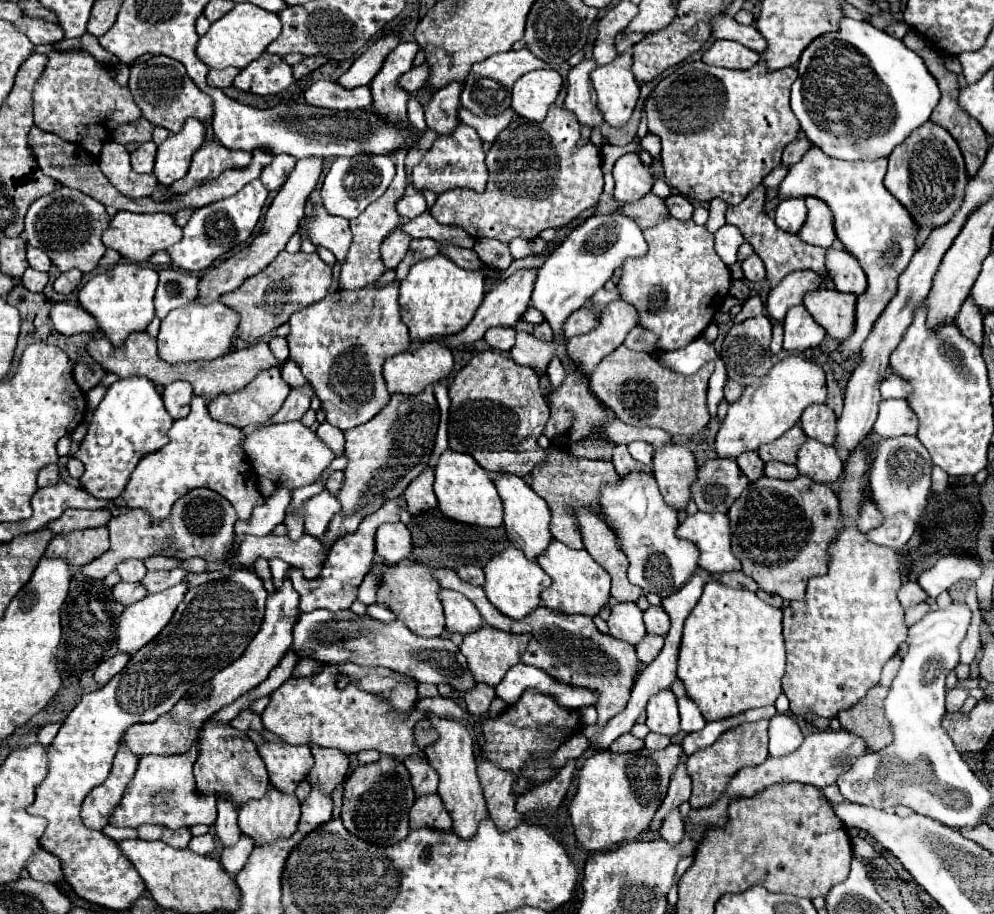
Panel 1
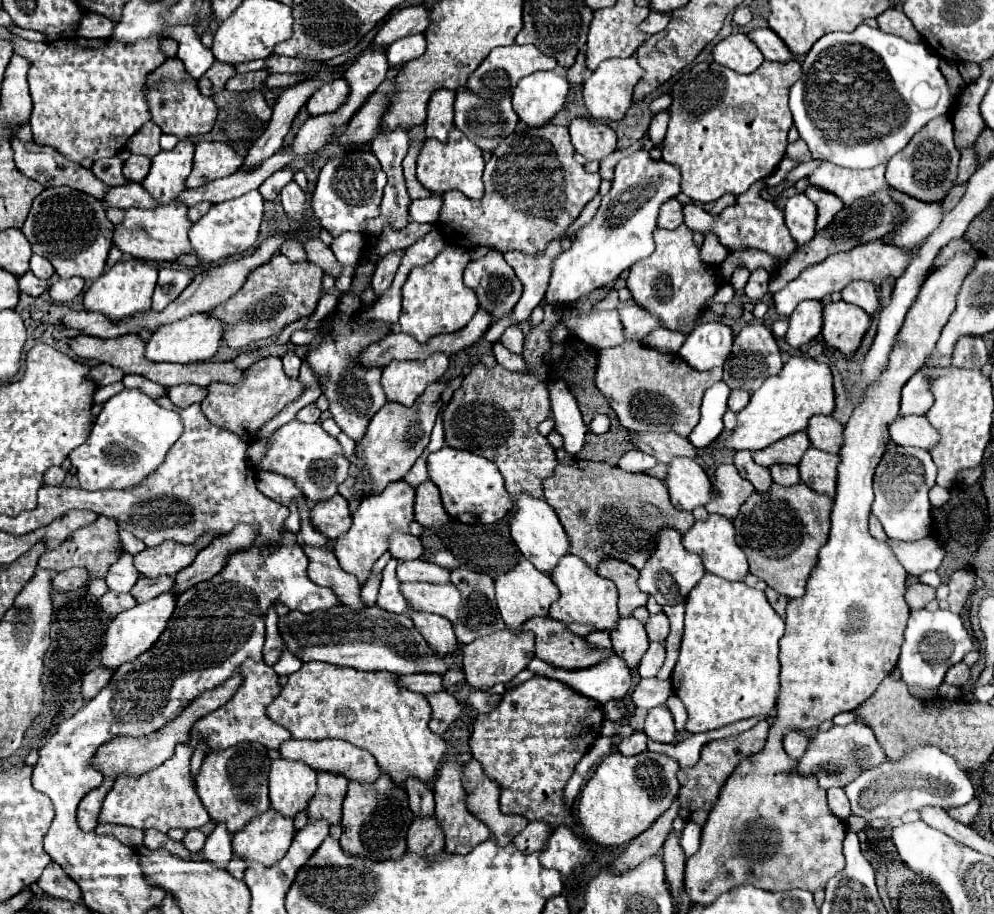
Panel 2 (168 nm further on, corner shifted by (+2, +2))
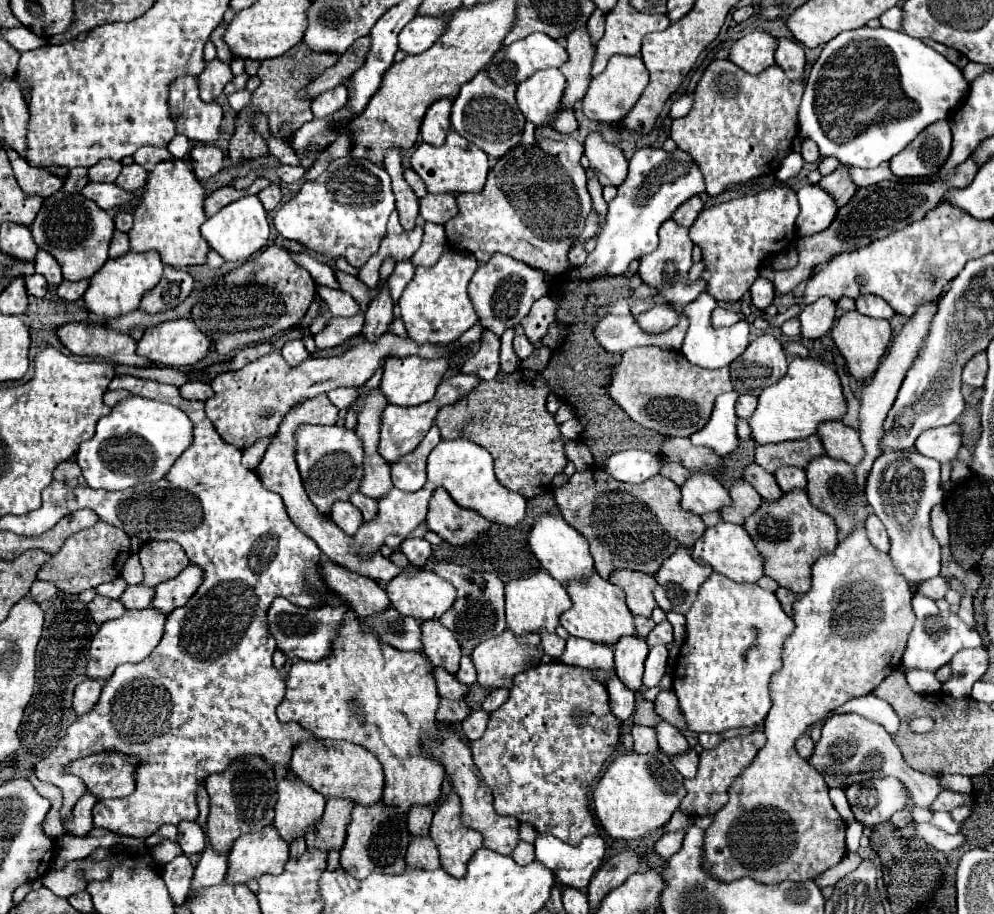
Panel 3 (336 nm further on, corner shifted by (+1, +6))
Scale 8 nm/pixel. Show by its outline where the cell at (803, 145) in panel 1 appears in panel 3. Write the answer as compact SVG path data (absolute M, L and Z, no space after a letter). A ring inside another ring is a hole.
M804 140L802 142L802 158L806 160L806 162L816 162L818 158L820 158L820 154L818 154L818 148L816 148L816 144L812 144L812 140Z

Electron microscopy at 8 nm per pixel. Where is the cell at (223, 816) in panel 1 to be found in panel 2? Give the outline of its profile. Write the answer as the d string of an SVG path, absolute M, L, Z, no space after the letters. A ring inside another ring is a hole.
M217 824L211 836L207 838L205 848L203 848L203 858L207 862L217 864L217 868L221 870L227 868L227 862L233 858L233 850L231 850L231 836L225 824Z

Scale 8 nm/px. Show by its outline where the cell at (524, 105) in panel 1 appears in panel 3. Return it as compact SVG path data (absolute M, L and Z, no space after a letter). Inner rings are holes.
M558 68L536 70L530 78L518 84L518 108L534 126L544 126L558 112L564 88L566 78Z

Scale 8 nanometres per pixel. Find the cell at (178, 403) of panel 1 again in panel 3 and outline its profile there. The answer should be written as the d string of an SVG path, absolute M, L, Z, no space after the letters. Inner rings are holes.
M196 380L196 382L186 382L184 386L180 386L180 396L184 396L186 400L208 400L210 396L214 396L214 392L208 382Z

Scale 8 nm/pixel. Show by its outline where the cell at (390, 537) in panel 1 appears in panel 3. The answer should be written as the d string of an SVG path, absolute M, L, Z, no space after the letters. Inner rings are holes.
M406 538L400 544L400 550L406 554L410 564L416 564L416 566L426 564L430 554L432 554L432 548L430 548L430 544L424 538Z

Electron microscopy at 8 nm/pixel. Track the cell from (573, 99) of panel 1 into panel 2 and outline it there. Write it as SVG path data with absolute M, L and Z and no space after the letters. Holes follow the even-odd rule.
M575 118L569 124L569 132L575 150L587 160L601 162L617 148L617 136L605 122Z

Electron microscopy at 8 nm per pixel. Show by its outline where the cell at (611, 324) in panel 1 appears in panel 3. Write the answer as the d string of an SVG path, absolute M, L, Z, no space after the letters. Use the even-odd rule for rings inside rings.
M656 304L654 308L634 316L634 320L638 322L638 326L646 332L646 334L662 334L668 328L676 326L678 320L678 312L672 310L666 304Z

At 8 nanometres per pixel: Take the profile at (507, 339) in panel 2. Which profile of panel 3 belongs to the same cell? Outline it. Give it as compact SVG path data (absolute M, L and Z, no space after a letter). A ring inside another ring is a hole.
M524 334L514 336L514 352L516 352L516 356L518 356L520 360L528 358L528 356L532 354L532 350L534 350L534 346L530 344L530 340L528 340Z

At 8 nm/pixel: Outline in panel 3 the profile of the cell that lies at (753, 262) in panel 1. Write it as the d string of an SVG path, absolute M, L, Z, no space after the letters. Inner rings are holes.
M758 276L750 288L750 296L752 296L752 304L758 308L758 310L766 310L772 300L774 300L774 288L772 288L772 282L768 278L762 278Z

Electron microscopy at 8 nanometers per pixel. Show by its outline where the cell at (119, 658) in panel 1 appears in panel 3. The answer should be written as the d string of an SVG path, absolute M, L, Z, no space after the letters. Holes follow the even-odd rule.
M84 678L76 686L76 690L74 690L74 710L76 710L78 716L92 710L92 706L100 698L100 690L102 690L102 682L100 680L92 680L92 678Z

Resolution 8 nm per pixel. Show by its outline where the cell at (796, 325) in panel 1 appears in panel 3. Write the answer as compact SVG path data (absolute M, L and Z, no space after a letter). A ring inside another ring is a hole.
M816 300L806 304L798 316L802 338L820 338L834 326L836 304L832 300Z

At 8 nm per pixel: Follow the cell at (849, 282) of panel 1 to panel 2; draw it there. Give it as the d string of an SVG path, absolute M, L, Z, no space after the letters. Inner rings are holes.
M851 282L843 292L841 292L843 300L845 302L851 302L859 308L863 308L867 314L875 314L879 310L879 296L877 296L877 290L871 282Z

